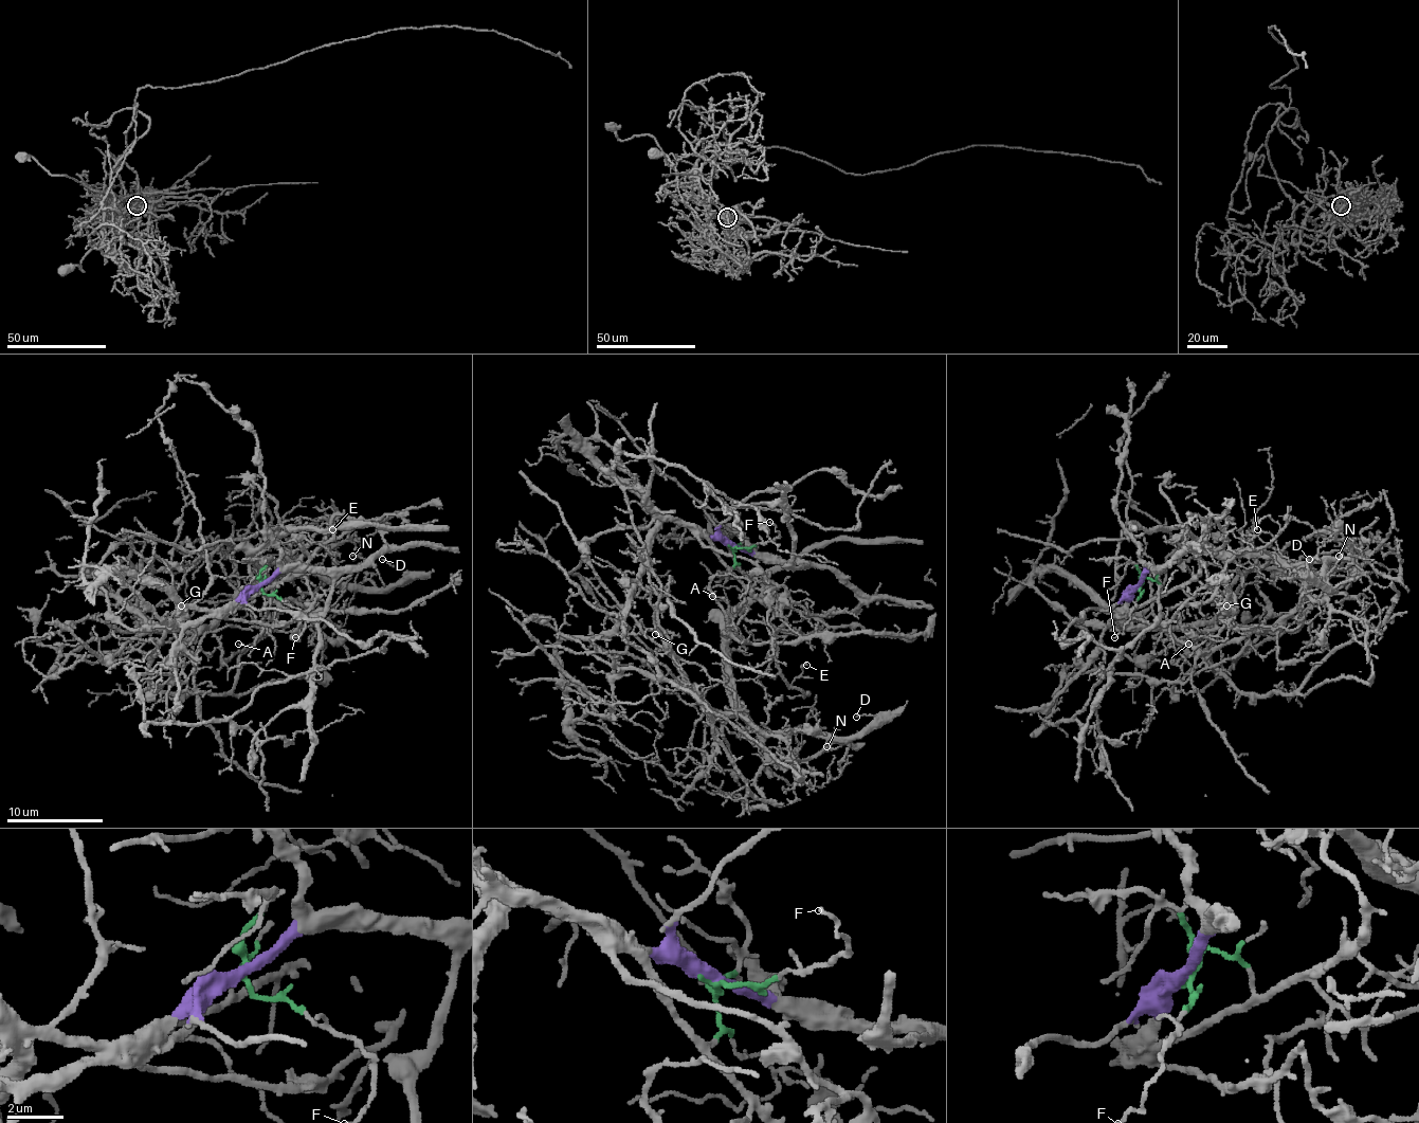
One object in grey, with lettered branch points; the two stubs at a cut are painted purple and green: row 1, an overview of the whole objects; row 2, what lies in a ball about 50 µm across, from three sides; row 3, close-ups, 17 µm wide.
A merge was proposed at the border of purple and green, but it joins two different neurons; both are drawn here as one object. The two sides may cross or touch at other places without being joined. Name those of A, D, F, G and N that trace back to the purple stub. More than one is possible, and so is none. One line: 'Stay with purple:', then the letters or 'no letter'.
Stay with purple: A, D, G, N

